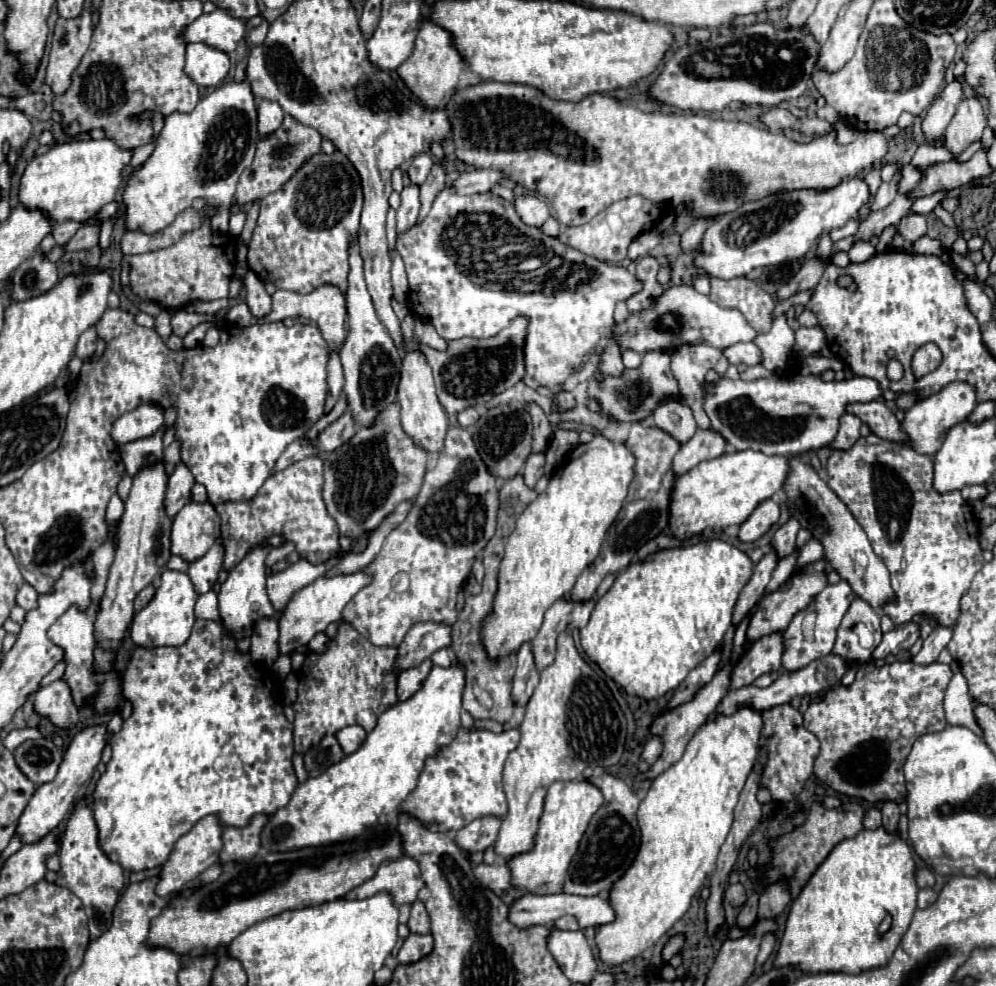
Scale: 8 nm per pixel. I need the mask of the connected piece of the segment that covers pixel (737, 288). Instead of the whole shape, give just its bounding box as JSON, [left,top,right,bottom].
[709,278,777,334]

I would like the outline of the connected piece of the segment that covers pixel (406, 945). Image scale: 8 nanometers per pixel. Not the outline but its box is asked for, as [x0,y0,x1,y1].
[397,934,433,964]

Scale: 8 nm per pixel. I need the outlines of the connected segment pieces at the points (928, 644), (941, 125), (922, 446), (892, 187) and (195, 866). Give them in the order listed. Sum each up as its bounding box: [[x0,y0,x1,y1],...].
[[913,626,953,664],[923,80,963,140],[901,382,977,454],[871,182,897,210],[157,814,225,896]]

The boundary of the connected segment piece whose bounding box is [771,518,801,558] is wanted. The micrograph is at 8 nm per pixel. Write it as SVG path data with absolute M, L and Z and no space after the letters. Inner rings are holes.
M789 518L789 522L785 522L775 532L775 536L771 540L771 546L775 548L775 552L777 552L779 558L783 558L783 556L787 556L787 554L791 554L795 550L795 536L797 536L799 528L801 528L799 522L795 518Z

